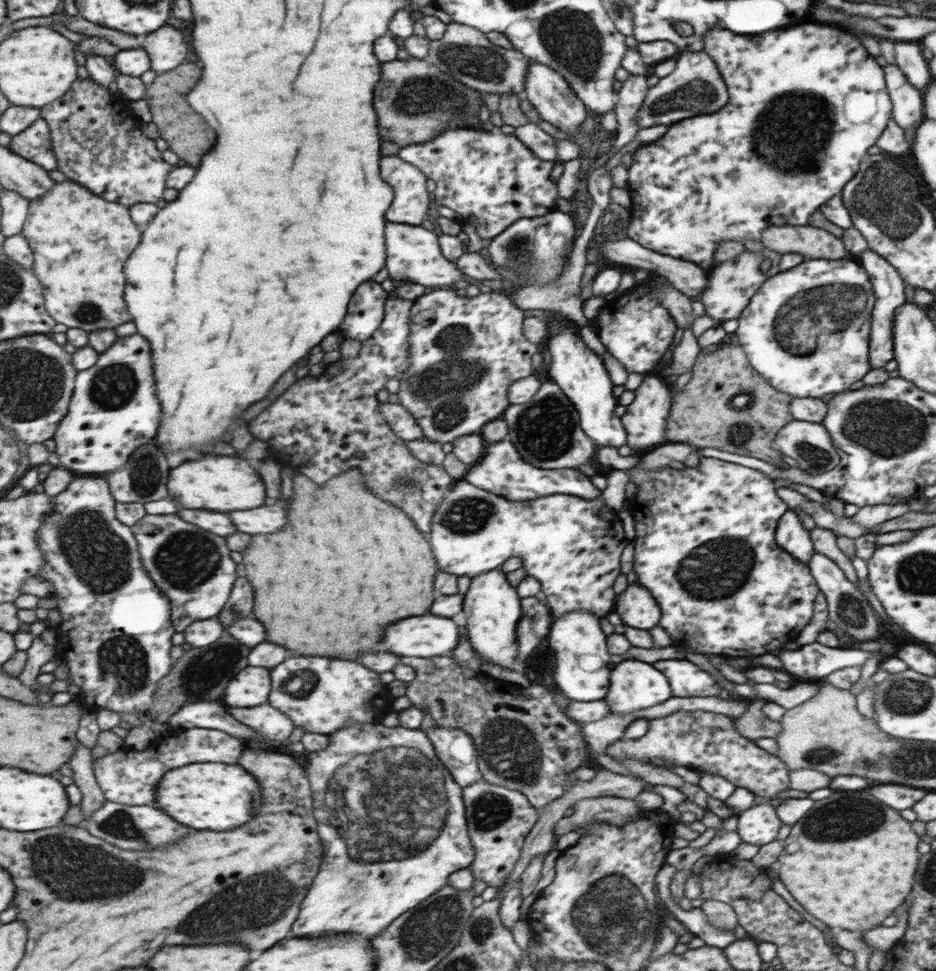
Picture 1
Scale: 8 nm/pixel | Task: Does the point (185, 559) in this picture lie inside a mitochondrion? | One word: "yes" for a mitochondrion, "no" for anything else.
yes

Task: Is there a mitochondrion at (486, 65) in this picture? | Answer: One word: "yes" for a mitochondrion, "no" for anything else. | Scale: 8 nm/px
yes

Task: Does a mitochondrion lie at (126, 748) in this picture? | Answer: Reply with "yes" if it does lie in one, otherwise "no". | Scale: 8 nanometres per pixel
no

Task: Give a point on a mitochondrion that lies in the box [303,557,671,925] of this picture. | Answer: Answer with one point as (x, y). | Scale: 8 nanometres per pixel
(395, 795)

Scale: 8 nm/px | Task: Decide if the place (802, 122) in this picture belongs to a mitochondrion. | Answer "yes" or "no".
yes

